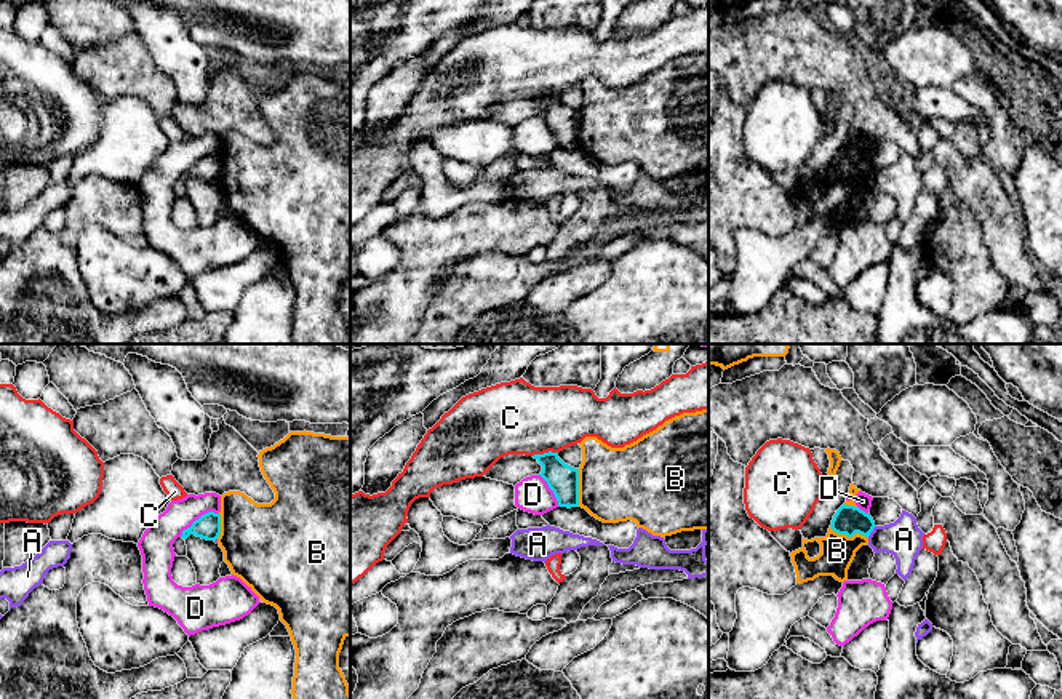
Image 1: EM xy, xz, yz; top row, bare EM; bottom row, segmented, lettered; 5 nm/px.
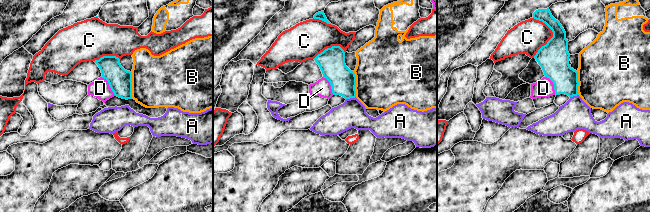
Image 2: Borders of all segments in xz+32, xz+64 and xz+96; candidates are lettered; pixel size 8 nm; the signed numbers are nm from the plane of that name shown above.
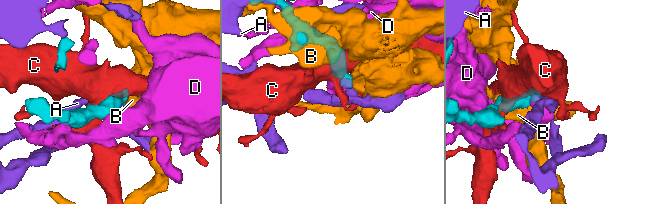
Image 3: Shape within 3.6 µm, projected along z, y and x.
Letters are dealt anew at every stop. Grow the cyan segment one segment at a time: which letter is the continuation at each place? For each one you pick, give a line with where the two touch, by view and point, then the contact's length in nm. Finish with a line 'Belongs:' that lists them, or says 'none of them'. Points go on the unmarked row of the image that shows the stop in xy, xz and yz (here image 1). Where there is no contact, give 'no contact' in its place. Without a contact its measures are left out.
Belongs: none of them

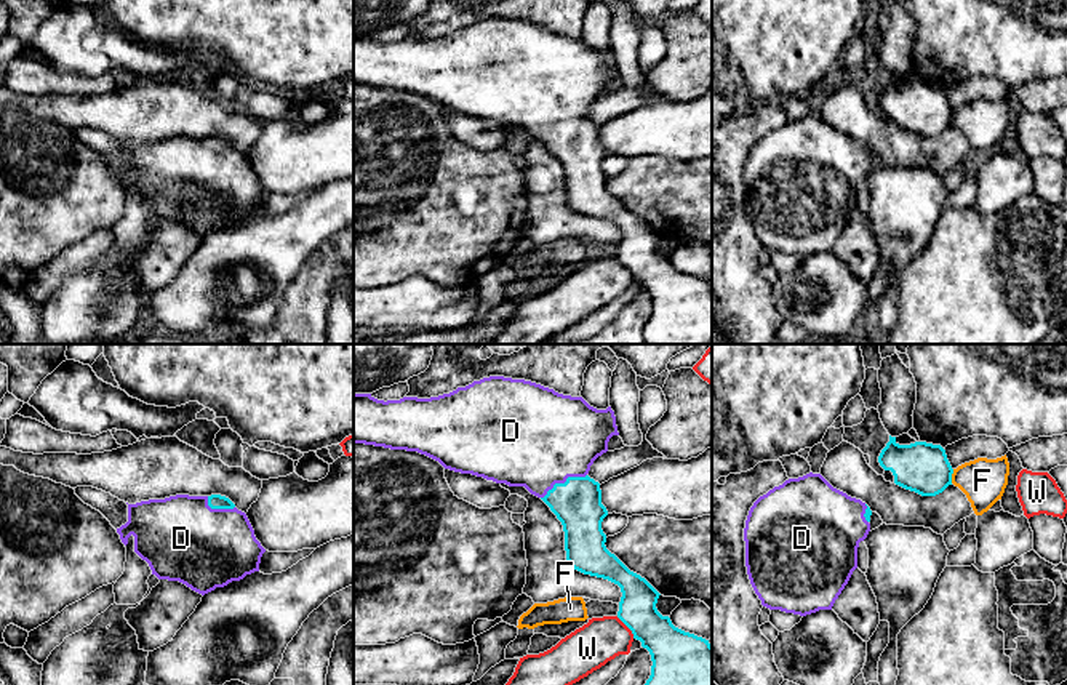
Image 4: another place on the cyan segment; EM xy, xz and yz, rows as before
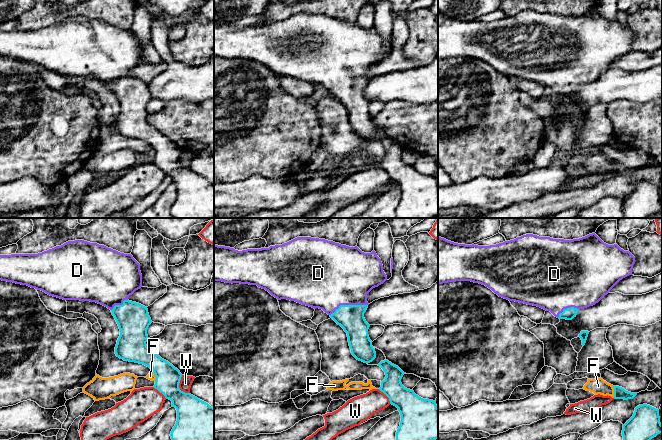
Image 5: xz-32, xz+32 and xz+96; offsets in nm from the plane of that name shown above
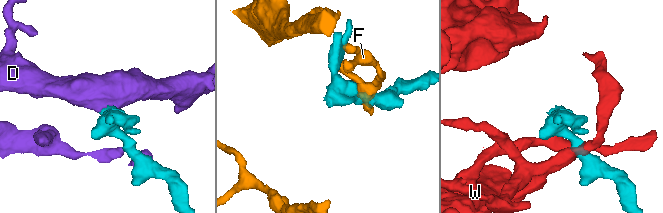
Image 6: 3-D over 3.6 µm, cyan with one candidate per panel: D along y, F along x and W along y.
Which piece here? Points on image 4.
D: xz (565, 124) | 260 nm
Belongs: D

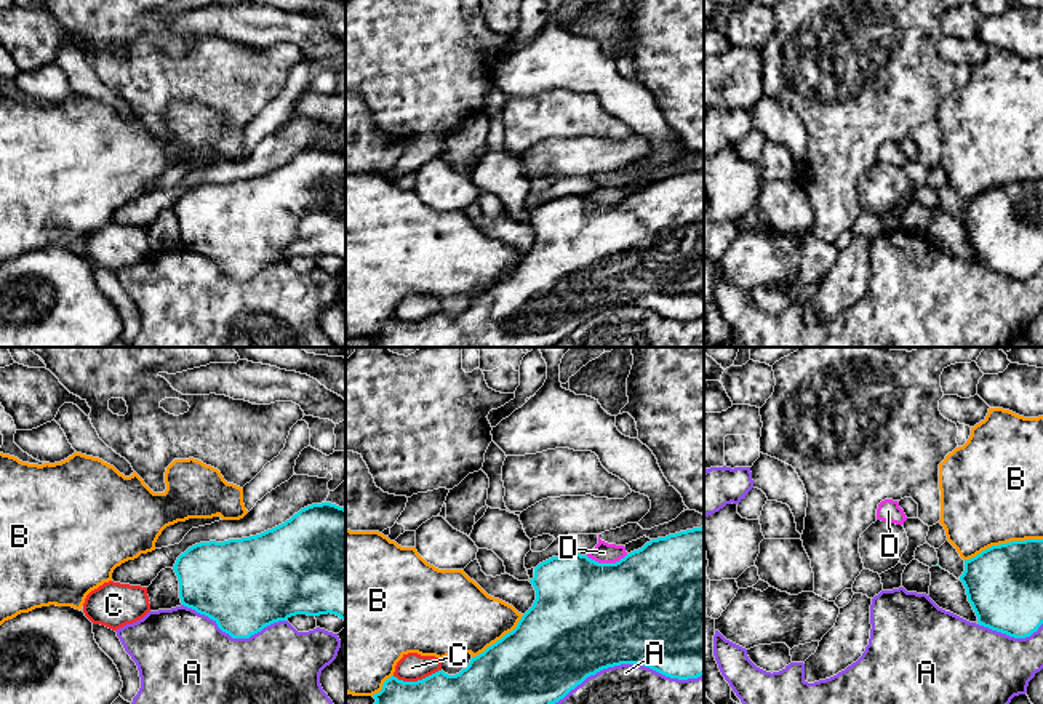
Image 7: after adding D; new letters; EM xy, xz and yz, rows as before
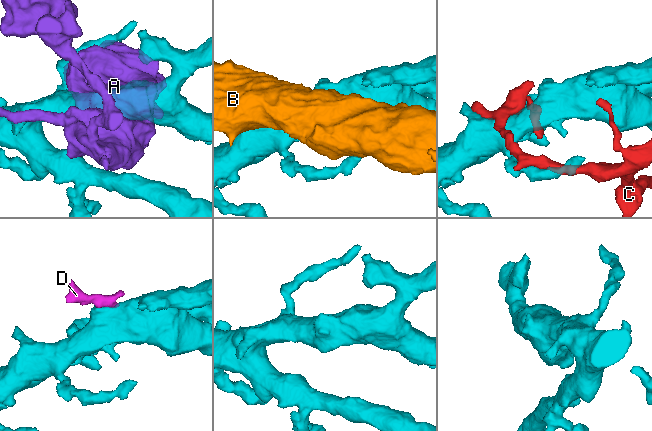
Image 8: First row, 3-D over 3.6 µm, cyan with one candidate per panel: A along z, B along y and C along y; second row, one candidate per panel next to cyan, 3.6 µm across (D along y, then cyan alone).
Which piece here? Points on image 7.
Belongs: none of them

